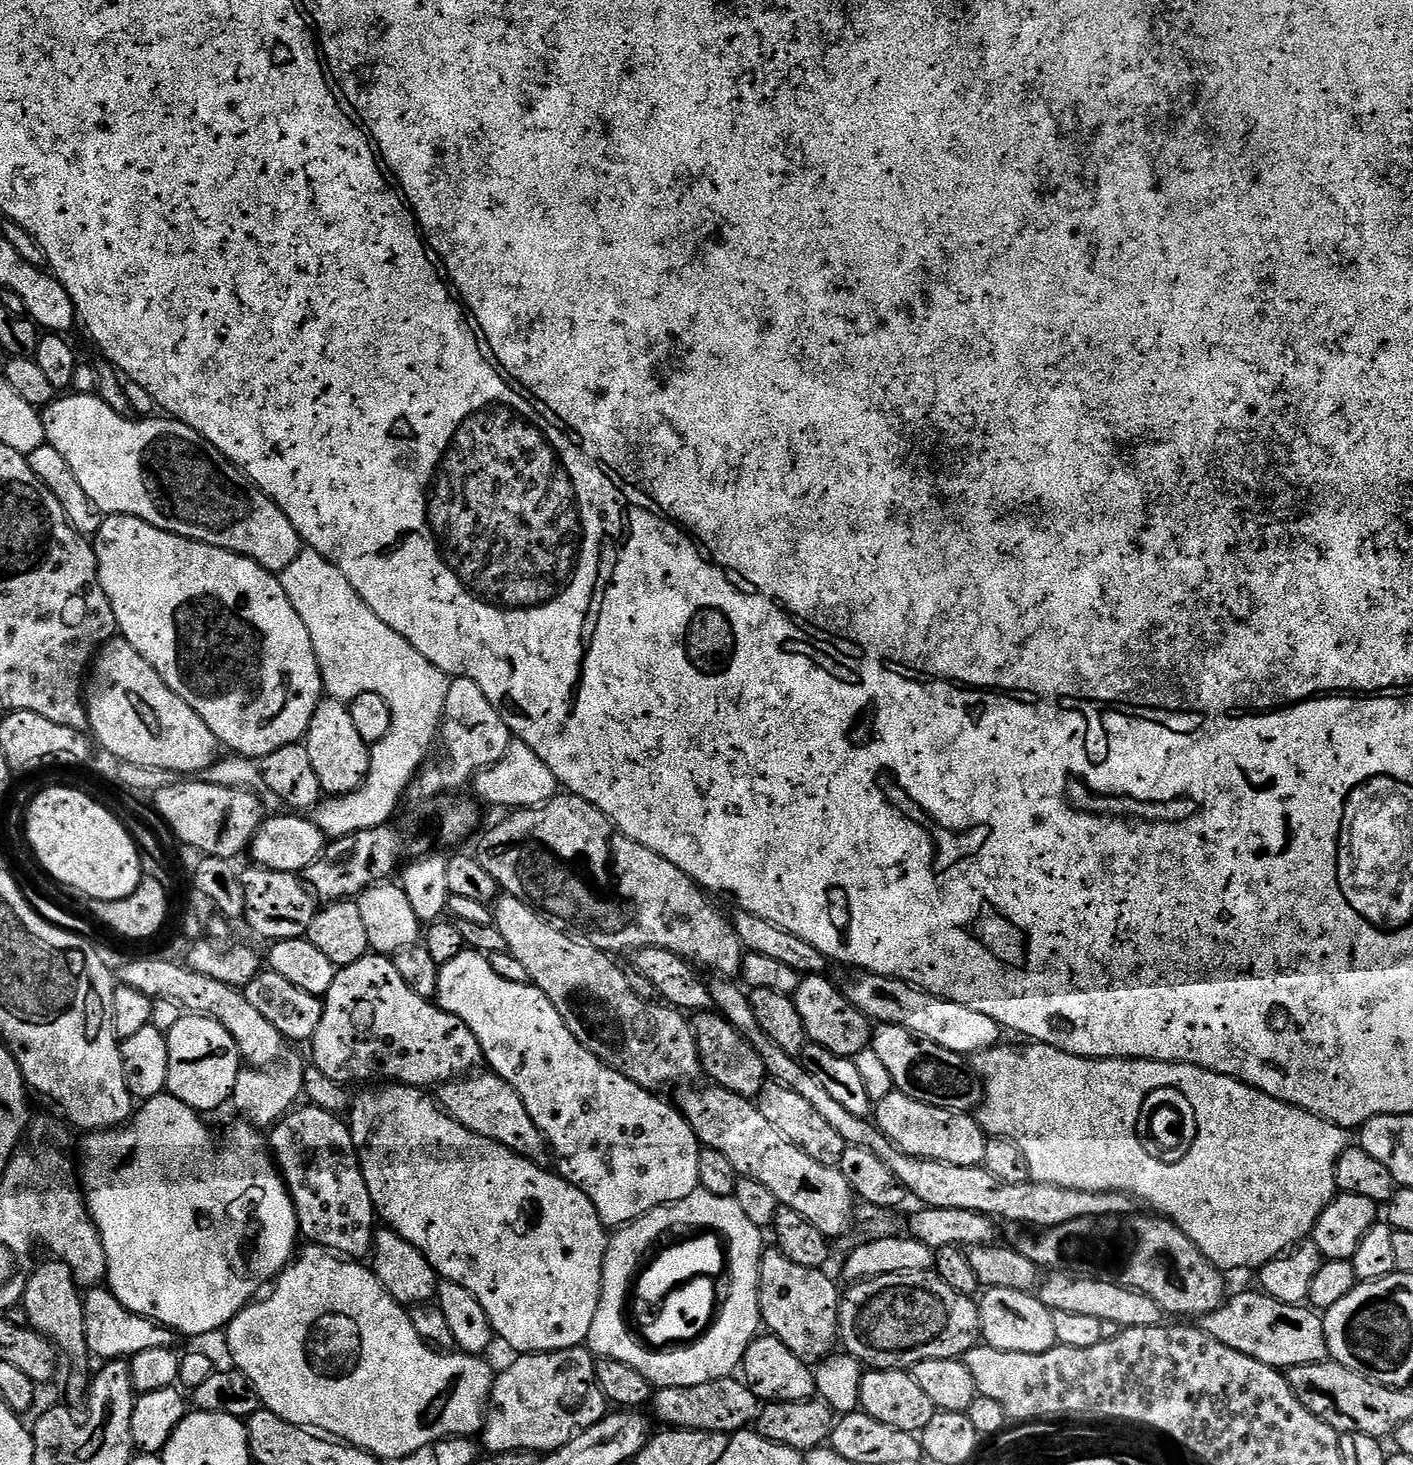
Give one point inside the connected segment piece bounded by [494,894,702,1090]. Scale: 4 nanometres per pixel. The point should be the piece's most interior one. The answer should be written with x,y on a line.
653,1044

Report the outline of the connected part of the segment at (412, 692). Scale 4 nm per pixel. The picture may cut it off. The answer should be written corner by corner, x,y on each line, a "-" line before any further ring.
305,547
301,550
298,558
294,558
294,562
290,562
290,566
286,566
286,570
279,573
279,578
282,590
286,590
286,598
294,602
294,610
298,610
302,622
306,622
306,630
310,630
310,642
314,642
314,654
318,658
325,693
331,699
345,702
351,702
358,698
358,694
367,692
382,694
392,714
390,731
387,732
386,738
371,745
372,761
362,786
358,790
347,792
345,796
328,796
321,799
320,803
311,809
310,818
328,838
349,836
389,823
404,792
406,796
420,769
429,759
428,751
431,750
432,743
437,743
440,723
444,721
450,677
438,670
434,662
422,658
422,654
418,654
418,650
414,650
414,646
410,646
410,642
402,638
402,634
390,630
390,626
386,626
386,622
382,622
382,618
378,618
378,614
374,614
374,610
366,606
366,602
357,594
354,586
350,586
346,574
342,574
338,566
334,566
331,560
318,554
313,548

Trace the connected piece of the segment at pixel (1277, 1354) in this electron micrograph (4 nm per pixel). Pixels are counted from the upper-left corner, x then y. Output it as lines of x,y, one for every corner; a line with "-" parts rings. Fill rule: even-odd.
1263,1290
1256,1292
1240,1292
1236,1297
1225,1299
1218,1310
1208,1312
1199,1317
1198,1326
1210,1338
1218,1338
1222,1346
1230,1346
1230,1350
1238,1350
1238,1354
1246,1354
1246,1358
1254,1358
1258,1362
1266,1362
1266,1366
1287,1370
1303,1364
1323,1364
1329,1359
1324,1317
1319,1311
1304,1304
1287,1304
1278,1302
1278,1298
1267,1296

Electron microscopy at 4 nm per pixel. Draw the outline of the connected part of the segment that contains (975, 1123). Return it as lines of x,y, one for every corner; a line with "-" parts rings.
894,1090
886,1094
886,1098
875,1101
874,1123
908,1156
937,1160
954,1166
984,1163
986,1133
975,1115
951,1112

